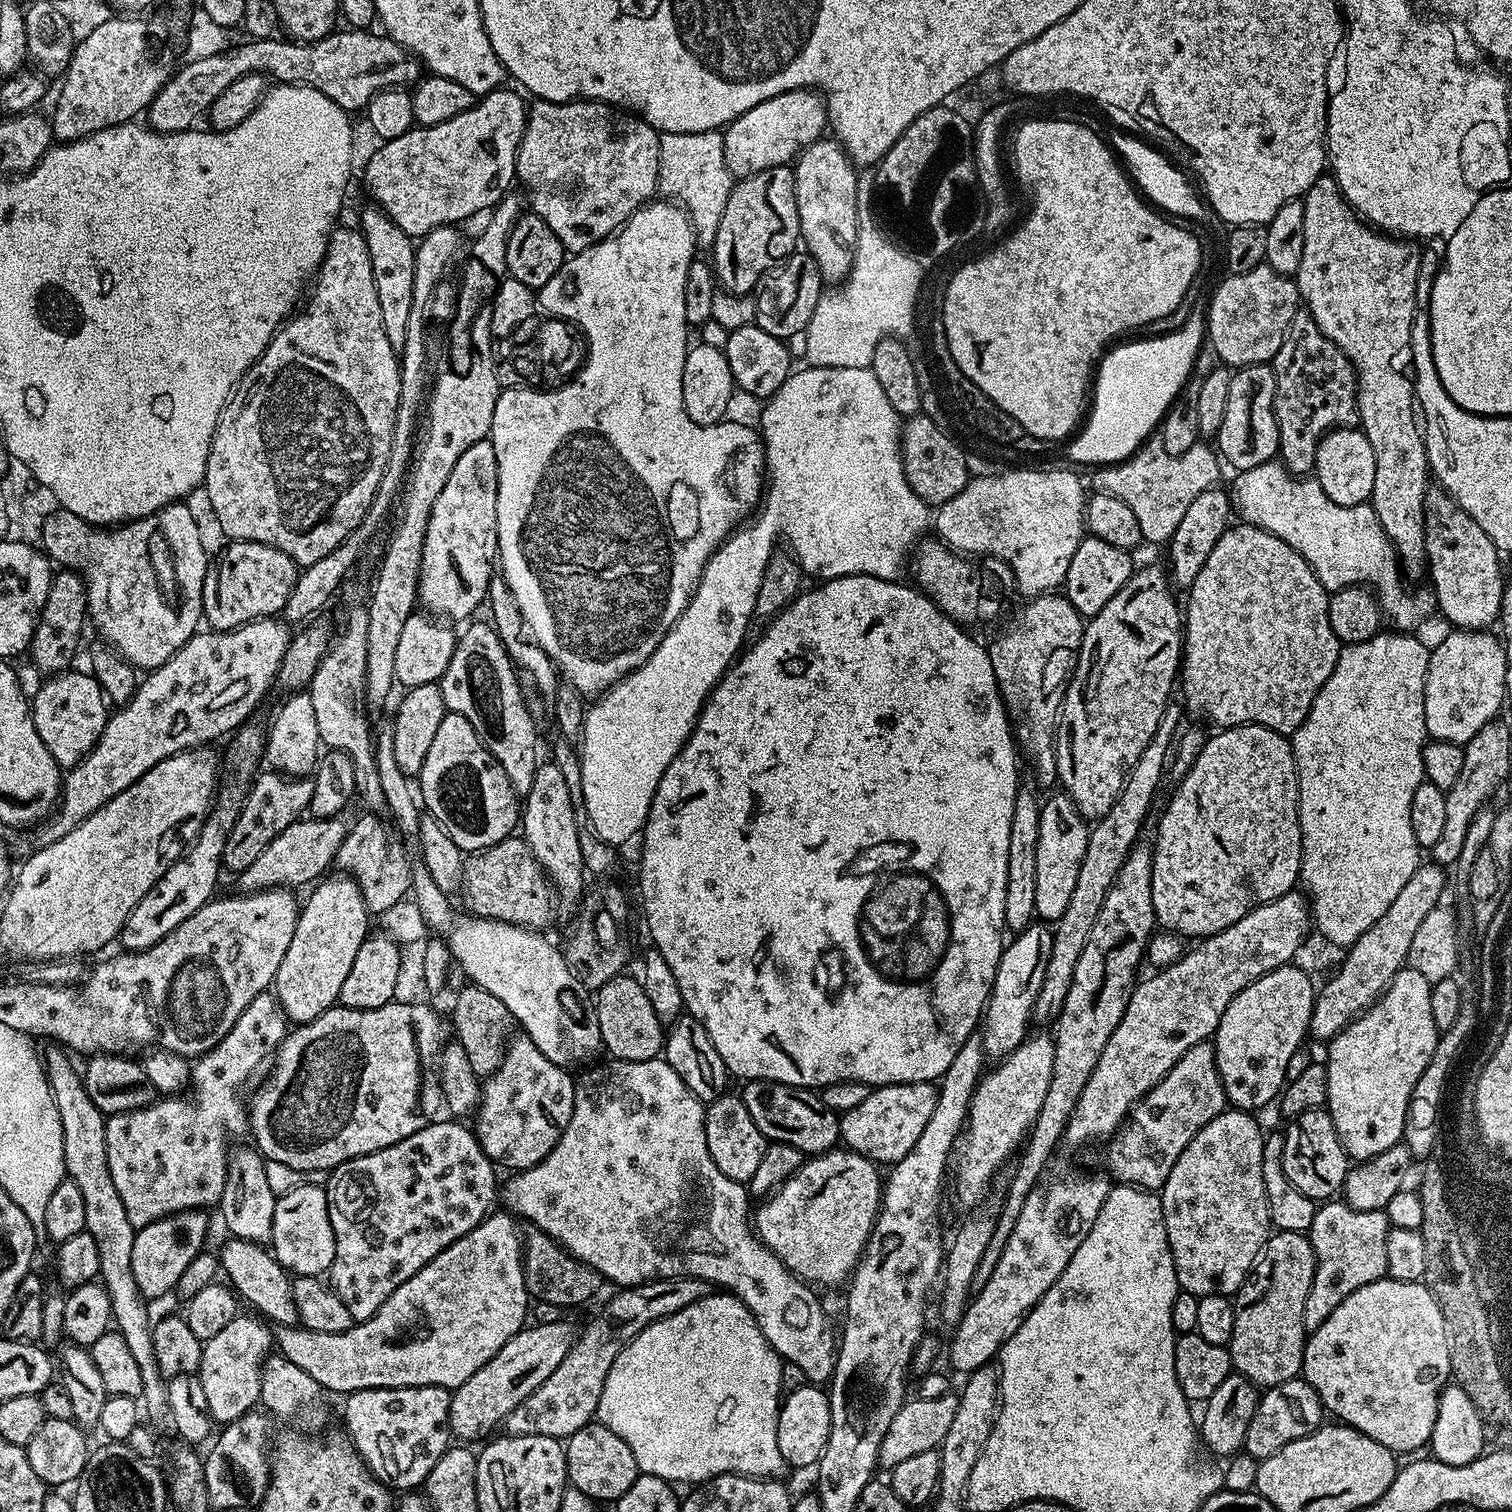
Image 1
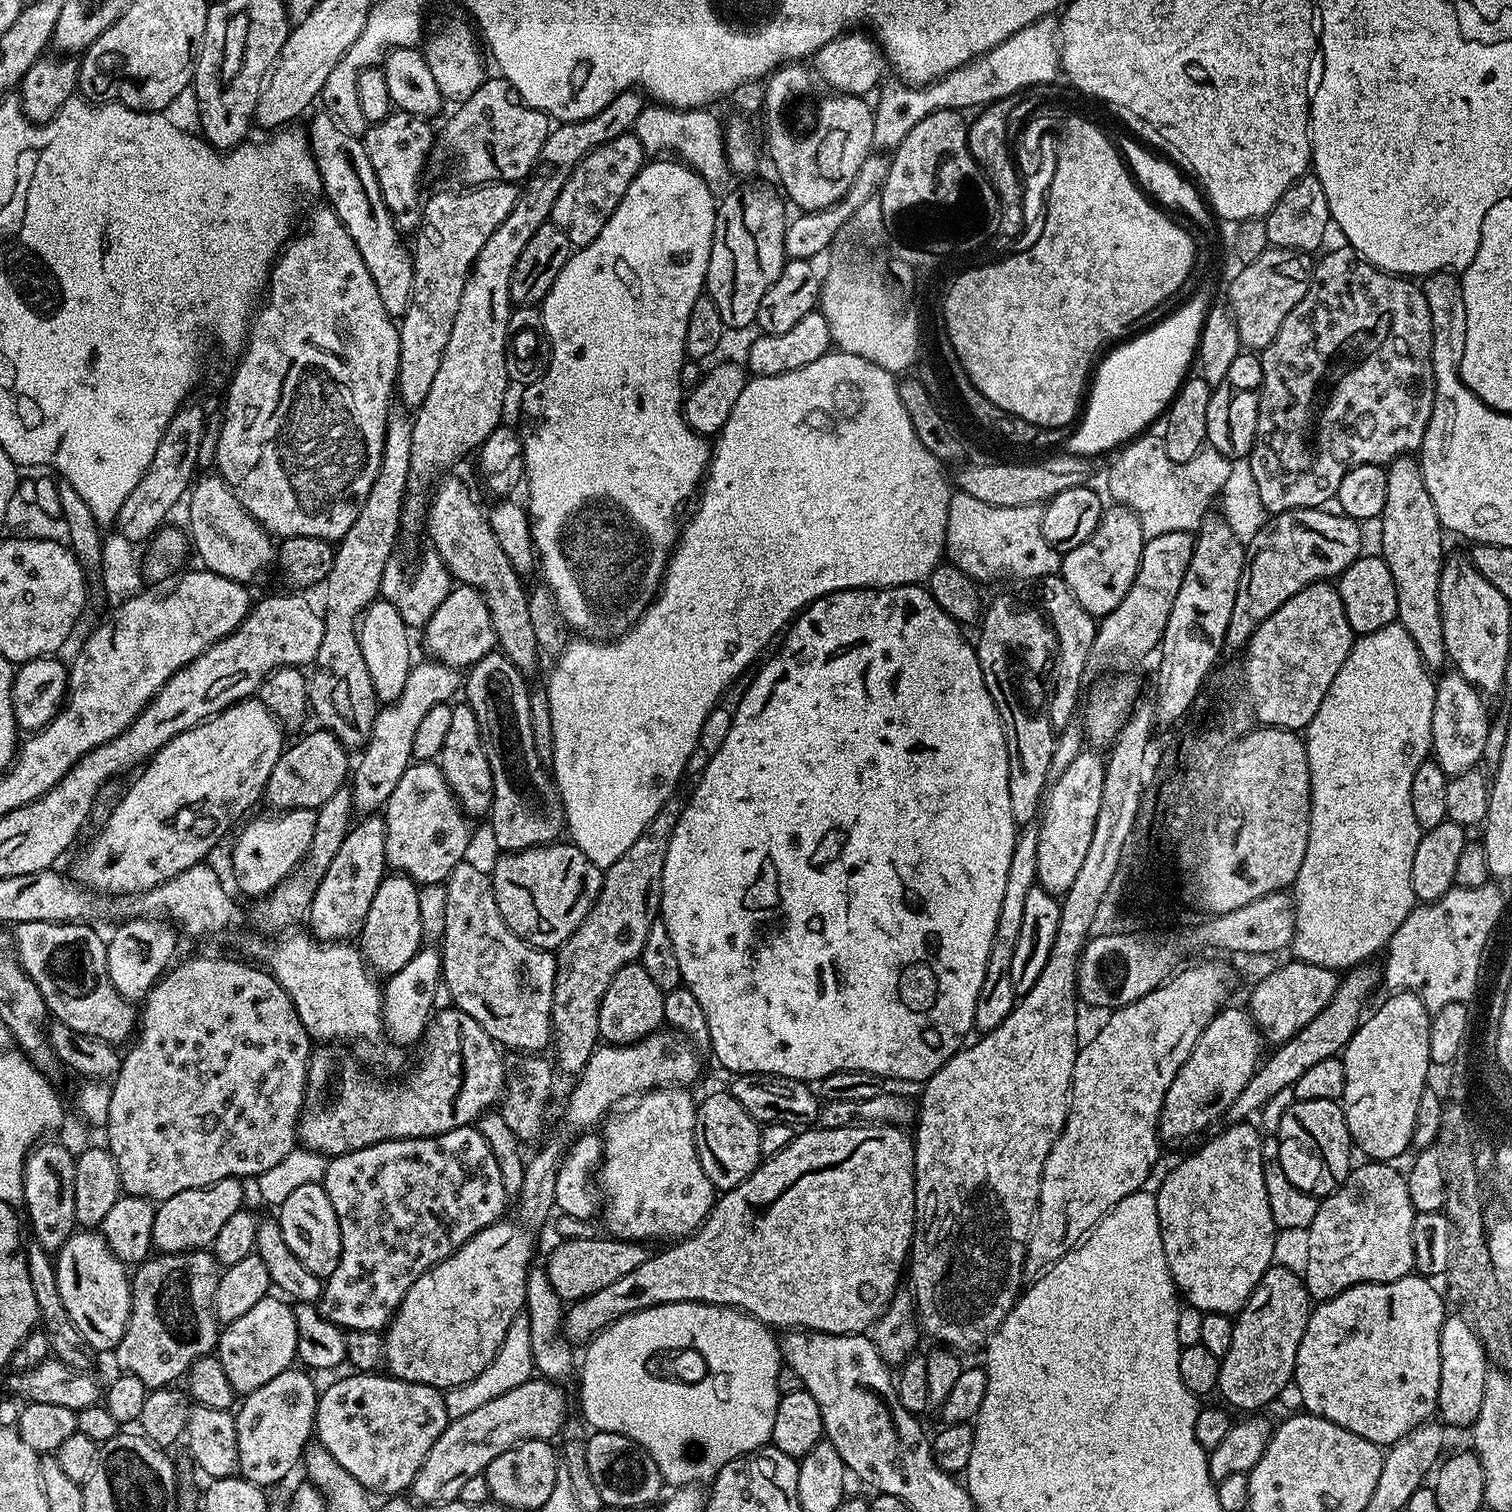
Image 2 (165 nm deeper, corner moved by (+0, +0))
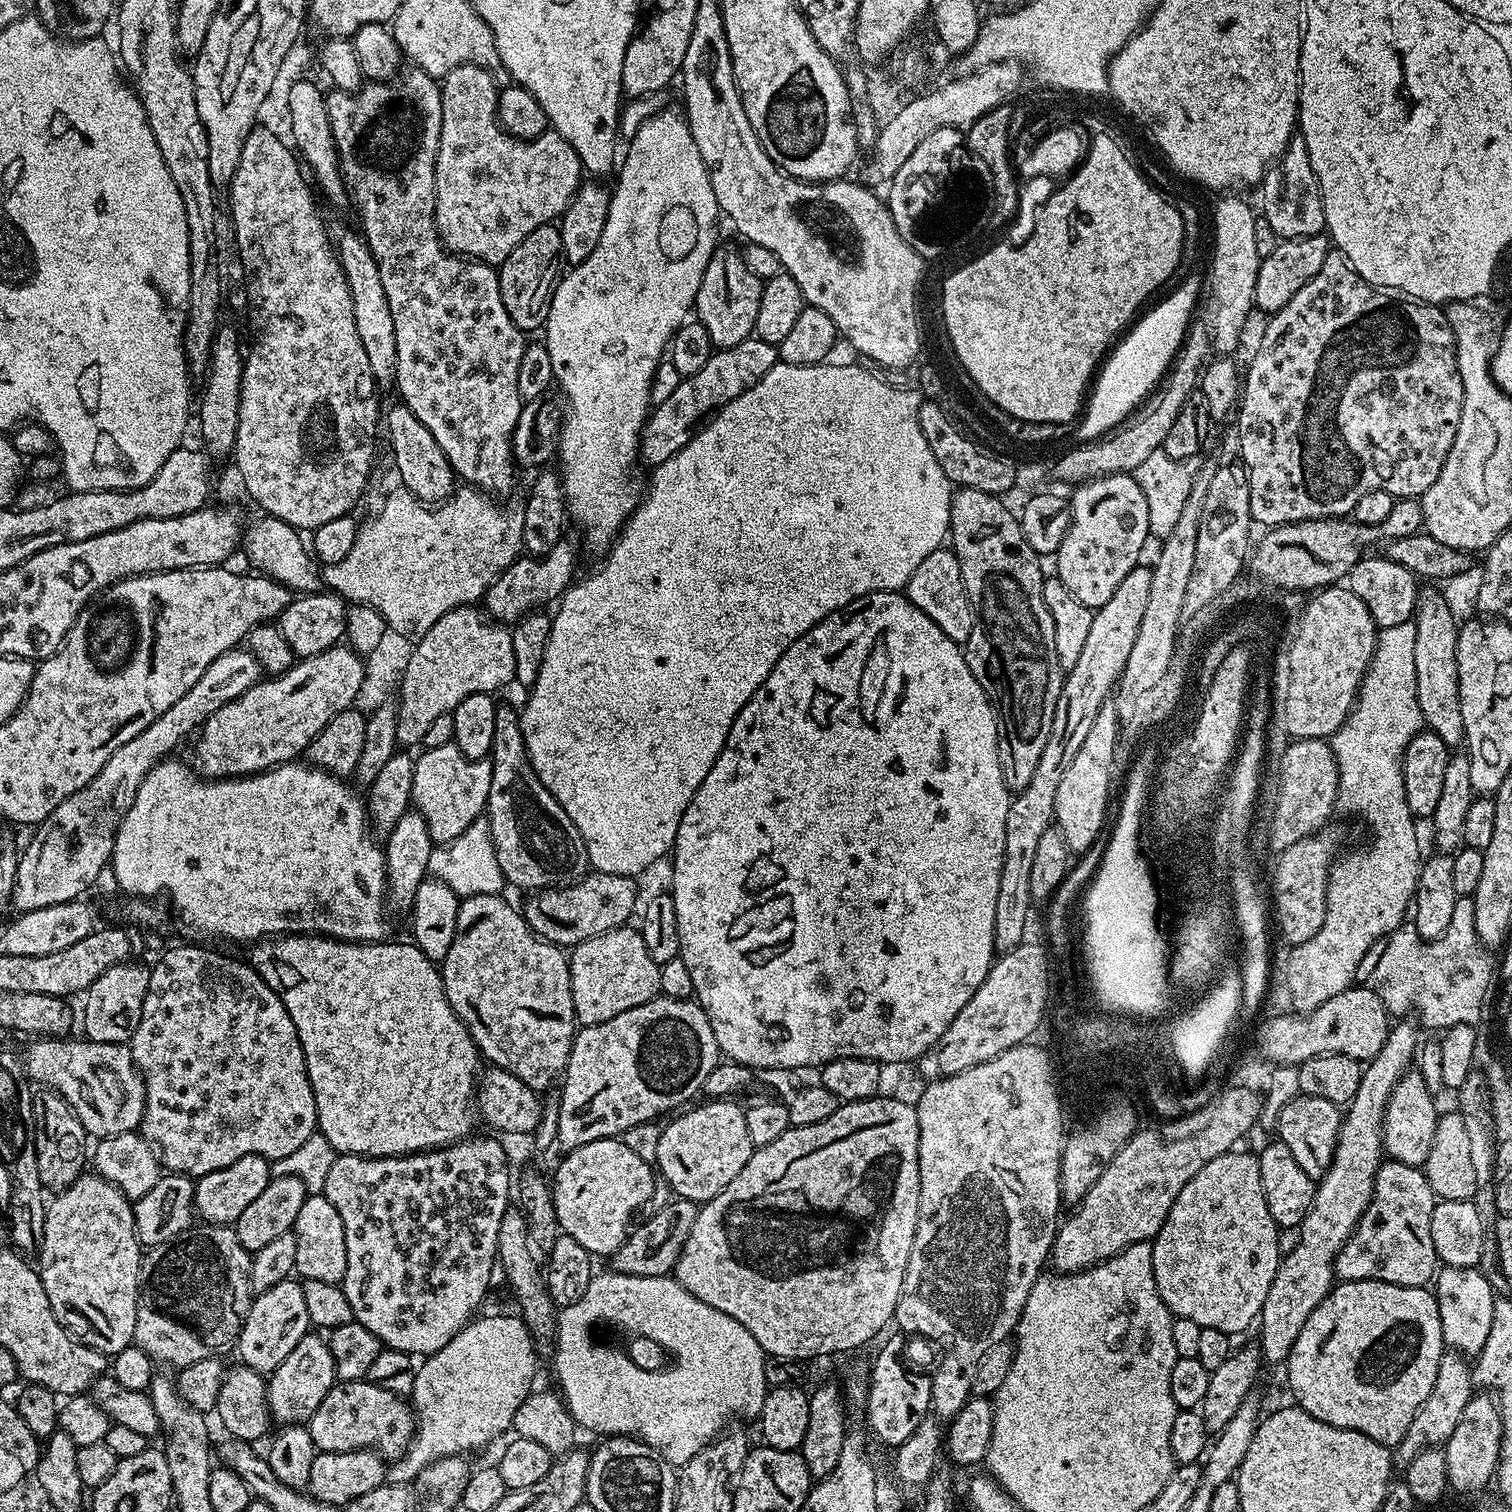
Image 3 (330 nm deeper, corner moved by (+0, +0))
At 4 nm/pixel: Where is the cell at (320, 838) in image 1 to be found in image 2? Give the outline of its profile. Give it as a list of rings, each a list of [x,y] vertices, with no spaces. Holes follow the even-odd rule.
[[[439,662],[428,664],[413,663],[410,674],[406,678],[406,690],[398,694],[391,704],[383,705],[374,718],[374,726],[370,730],[370,738],[359,753],[360,765],[355,765],[350,776],[352,789],[352,806],[360,814],[376,814],[394,794],[394,786],[402,778],[402,774],[413,763],[414,733],[434,706],[449,703],[455,692],[462,688],[462,676],[459,671]]]

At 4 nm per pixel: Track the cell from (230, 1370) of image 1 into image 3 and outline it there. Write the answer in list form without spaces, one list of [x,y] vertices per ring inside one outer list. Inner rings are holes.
[[[289,1278],[278,1282],[278,1286],[270,1286],[270,1290],[259,1293],[248,1307],[248,1317],[240,1331],[238,1349],[240,1348],[239,1363],[250,1366],[254,1371],[261,1374],[271,1374],[275,1368],[286,1362],[286,1354],[298,1346],[302,1337],[309,1335],[310,1325],[306,1314],[306,1298],[304,1297],[304,1285],[299,1279]]]

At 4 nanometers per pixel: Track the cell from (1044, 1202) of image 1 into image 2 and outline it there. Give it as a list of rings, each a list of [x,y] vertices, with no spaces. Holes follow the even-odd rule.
[[[1208,960],[1193,968],[1181,967],[1171,978],[1150,990],[1150,994],[1115,1009],[1109,1015],[1112,1017],[1097,1030],[1096,1037],[1077,1051],[1068,1117],[1042,1170],[1036,1222],[1028,1237],[1028,1252],[1024,1255],[1024,1270],[1029,1277],[1039,1276],[1044,1269],[1062,1259],[1114,1205],[1122,1202],[1122,1198],[1147,1185],[1144,1183],[1162,1147],[1158,1125],[1164,1095],[1208,1023],[1225,1007],[1227,1000],[1224,999],[1232,988],[1232,972],[1234,974],[1233,965],[1223,964],[1220,960]]]

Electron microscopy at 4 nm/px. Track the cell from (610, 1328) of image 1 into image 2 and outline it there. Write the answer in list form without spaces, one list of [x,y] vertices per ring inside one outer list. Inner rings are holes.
[[[531,1378],[491,1398],[478,1409],[449,1419],[446,1430],[438,1434],[438,1442],[430,1446],[430,1454],[426,1454],[426,1462],[422,1462],[422,1470],[418,1470],[412,1483],[411,1495],[424,1506],[449,1504],[459,1497],[464,1483],[487,1472],[490,1462],[494,1462],[498,1454],[506,1454],[506,1450],[528,1440],[551,1441],[559,1437],[564,1421],[570,1416],[568,1396],[560,1388],[563,1387],[559,1383]]]

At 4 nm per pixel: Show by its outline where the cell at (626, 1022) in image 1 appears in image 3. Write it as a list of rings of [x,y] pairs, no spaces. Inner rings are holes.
[[[632,926],[615,928],[575,945],[568,969],[576,1018],[584,1026],[610,1022],[610,1018],[618,1018],[618,1014],[626,1014],[626,1010],[661,995],[660,965],[650,958],[642,934]]]

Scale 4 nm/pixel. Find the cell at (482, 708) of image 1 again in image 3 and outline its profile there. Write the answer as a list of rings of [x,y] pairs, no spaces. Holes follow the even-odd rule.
[[[497,707],[490,753],[492,777],[486,819],[505,881],[516,888],[543,890],[575,884],[589,871],[588,849],[566,810],[532,771],[517,709]]]

